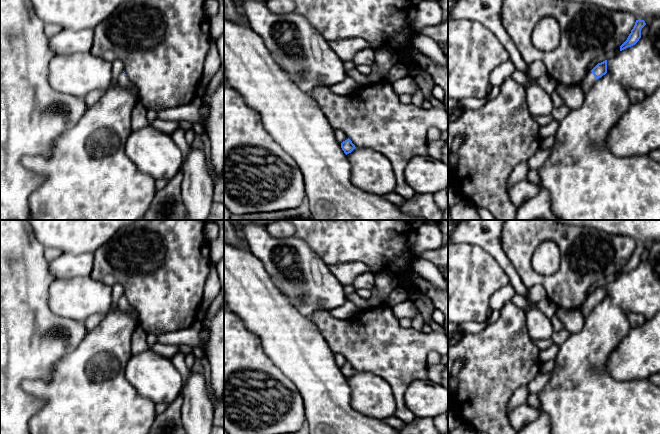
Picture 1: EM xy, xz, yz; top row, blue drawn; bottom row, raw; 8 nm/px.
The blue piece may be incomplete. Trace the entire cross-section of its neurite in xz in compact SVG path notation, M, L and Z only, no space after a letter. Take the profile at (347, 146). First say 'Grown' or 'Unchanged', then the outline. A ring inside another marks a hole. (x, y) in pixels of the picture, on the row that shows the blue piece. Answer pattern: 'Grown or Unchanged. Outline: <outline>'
Unchanged. Outline: M348 138L347 140L345 140L341 143L341 148L344 151L344 153L347 155L347 154L351 153L356 147L352 143L352 141Z

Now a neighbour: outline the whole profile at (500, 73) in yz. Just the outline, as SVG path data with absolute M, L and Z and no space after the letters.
M509 59L504 63L497 66L491 74L489 75L489 83L492 87L500 87L503 81L511 77L513 73L516 71L516 67L514 63Z

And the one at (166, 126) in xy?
M160 118L155 119L151 124L155 128L161 130L163 133L167 133L170 135L178 128L180 128L180 125L177 121L165 120Z

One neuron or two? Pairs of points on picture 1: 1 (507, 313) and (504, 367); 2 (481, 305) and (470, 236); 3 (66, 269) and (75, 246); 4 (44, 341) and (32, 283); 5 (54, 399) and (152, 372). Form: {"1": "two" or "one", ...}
{"1": "one", "2": "two", "3": "two", "4": "one", "5": "two"}

